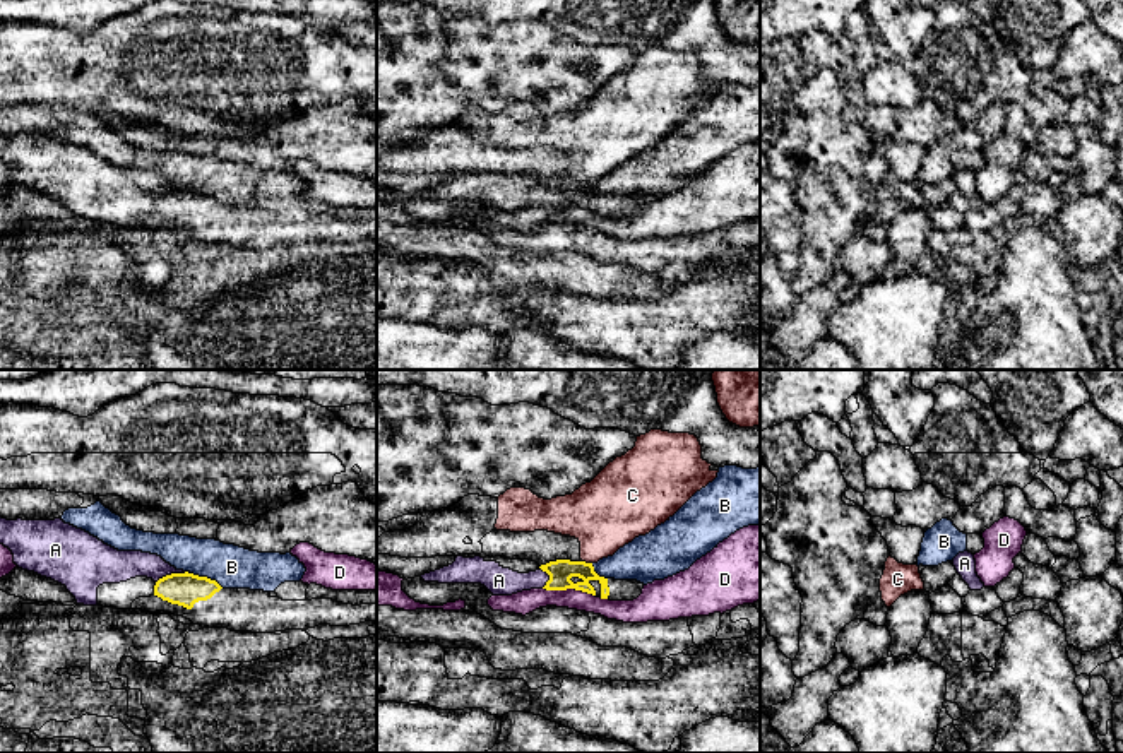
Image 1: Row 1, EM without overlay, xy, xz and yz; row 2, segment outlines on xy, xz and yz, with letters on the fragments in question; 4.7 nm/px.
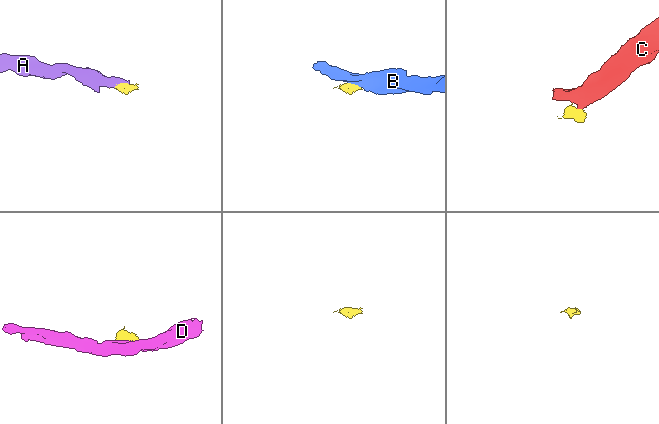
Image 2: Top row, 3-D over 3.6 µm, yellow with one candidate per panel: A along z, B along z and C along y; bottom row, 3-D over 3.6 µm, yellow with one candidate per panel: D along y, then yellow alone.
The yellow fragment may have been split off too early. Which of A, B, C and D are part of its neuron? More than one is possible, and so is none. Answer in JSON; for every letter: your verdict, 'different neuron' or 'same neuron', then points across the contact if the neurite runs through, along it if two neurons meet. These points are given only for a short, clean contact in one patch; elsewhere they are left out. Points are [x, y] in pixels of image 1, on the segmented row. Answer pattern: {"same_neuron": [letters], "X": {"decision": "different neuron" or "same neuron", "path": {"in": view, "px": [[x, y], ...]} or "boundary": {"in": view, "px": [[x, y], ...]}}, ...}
{"same_neuron": ["A"], "A": {"decision": "same neuron", "path": {"in": "xy", "px": [[185, 589], [172, 574], [151, 565], [120, 565]]}}, "B": {"decision": "different neuron", "boundary": {"in": "xy", "px": [[190, 572], [214, 579], [223, 587]]}}, "C": {"decision": "different neuron", "boundary": {"in": "xz", "px": [[582, 560], [591, 563]]}}, "D": {"decision": "different neuron", "boundary": {"in": "xz", "px": [[543, 587], [581, 589], [594, 596]]}}}

